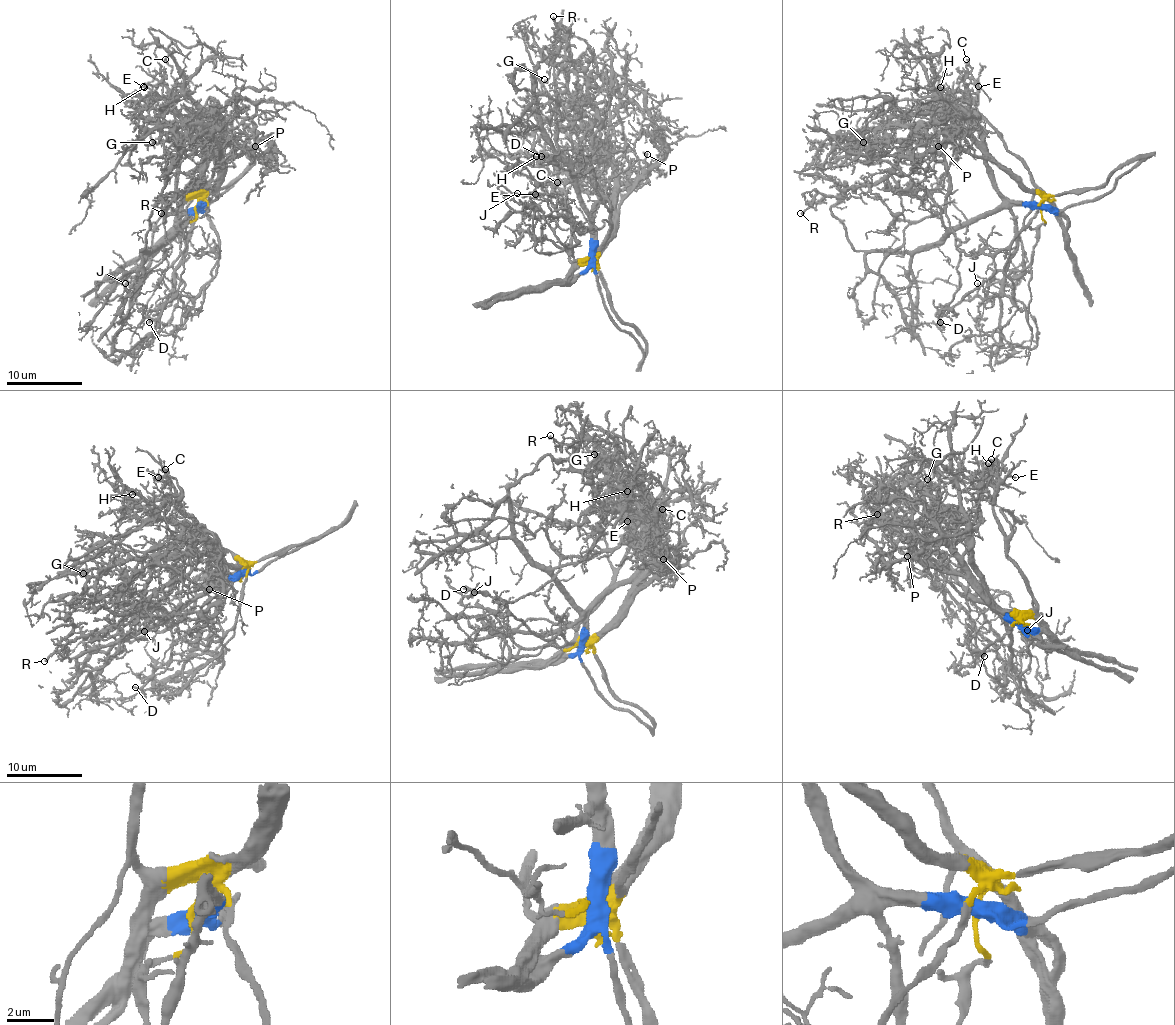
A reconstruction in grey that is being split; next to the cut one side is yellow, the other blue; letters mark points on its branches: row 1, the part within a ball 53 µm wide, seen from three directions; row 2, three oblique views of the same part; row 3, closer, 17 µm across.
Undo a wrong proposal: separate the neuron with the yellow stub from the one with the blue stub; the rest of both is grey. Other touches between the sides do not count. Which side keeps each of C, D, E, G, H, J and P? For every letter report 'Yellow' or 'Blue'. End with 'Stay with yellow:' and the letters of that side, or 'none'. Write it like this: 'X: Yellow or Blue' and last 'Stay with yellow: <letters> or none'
C: Yellow
D: Yellow
E: Yellow
G: Yellow
H: Yellow
J: Yellow
P: Yellow
Stay with yellow: C, D, E, G, H, J, P

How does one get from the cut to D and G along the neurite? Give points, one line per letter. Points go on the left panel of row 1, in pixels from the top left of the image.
D: (196, 205), (200, 199), (207, 203), (219, 251), (192, 254), (179, 292), (148, 323)
G: (196, 205), (217, 178), (222, 131), (217, 125), (161, 121), (150, 131), (152, 142)

